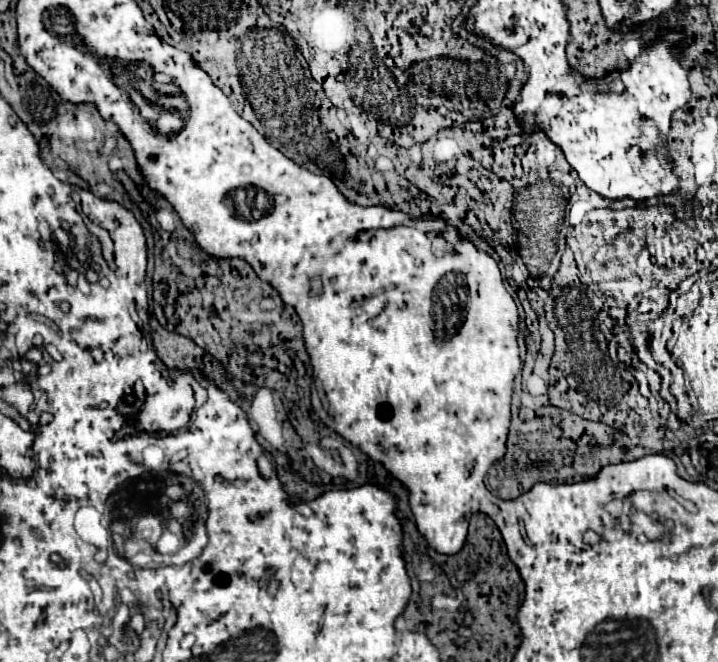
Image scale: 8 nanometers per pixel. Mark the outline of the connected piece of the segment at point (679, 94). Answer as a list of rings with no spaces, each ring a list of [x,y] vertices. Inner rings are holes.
[[[660,28],[660,40],[654,46],[644,48],[640,56],[636,56],[636,60],[632,60],[628,70],[624,70],[622,74],[626,92],[630,88],[630,94],[634,94],[634,98],[640,102],[640,116],[644,116],[646,120],[656,120],[656,126],[668,126],[672,112],[690,102],[688,74],[672,56],[672,48],[678,48],[682,38],[682,34],[666,32]]]

